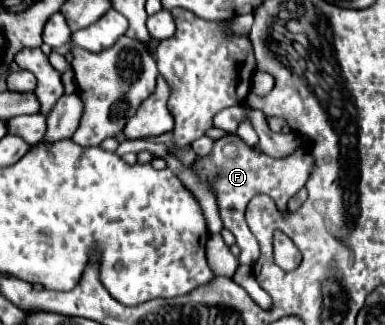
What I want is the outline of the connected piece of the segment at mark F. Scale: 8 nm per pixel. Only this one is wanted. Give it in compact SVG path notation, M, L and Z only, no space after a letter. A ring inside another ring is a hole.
M227 135L215 143L215 151L213 151L211 159L207 159L207 163L203 163L203 167L199 167L199 171L203 171L203 175L207 175L207 179L211 179L211 187L215 187L215 193L219 193L219 213L221 213L225 227L237 237L237 245L241 247L241 255L239 255L241 265L253 265L259 259L259 243L255 241L253 233L249 231L249 227L245 223L247 203L253 199L253 195L265 193L275 201L275 205L281 211L287 209L287 201L301 187L305 187L305 183L311 175L311 169L313 169L313 157L307 147L301 147L299 151L295 151L293 155L289 155L285 159L273 159L273 157L267 157L267 155L257 153L255 149L247 147L237 135ZM229 143L235 145L233 157L225 155L225 145L229 145Z

